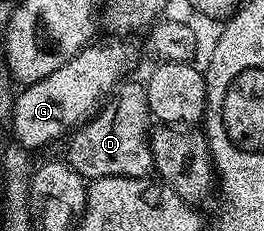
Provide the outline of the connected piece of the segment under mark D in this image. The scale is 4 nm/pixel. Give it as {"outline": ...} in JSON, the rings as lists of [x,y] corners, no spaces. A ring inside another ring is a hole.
{"outline":[[[128,79],[119,84],[117,95],[117,103],[107,102],[89,122],[69,136],[68,166],[83,180],[93,181],[104,177],[145,179],[154,171],[154,157],[150,152],[146,127],[146,122],[152,119],[146,86],[141,80]]]}

